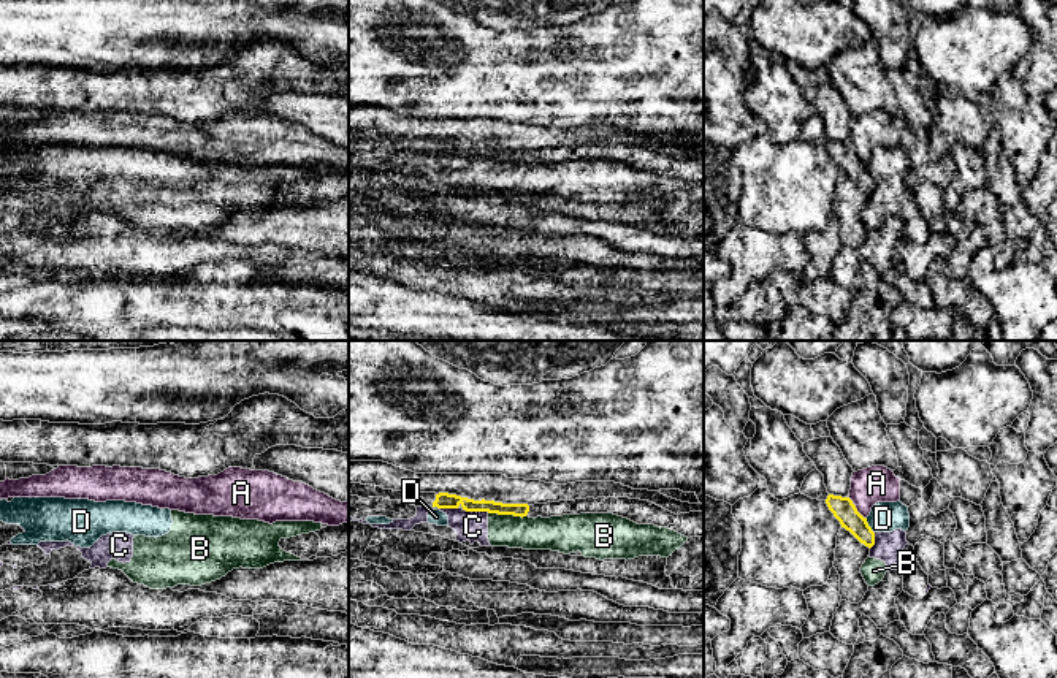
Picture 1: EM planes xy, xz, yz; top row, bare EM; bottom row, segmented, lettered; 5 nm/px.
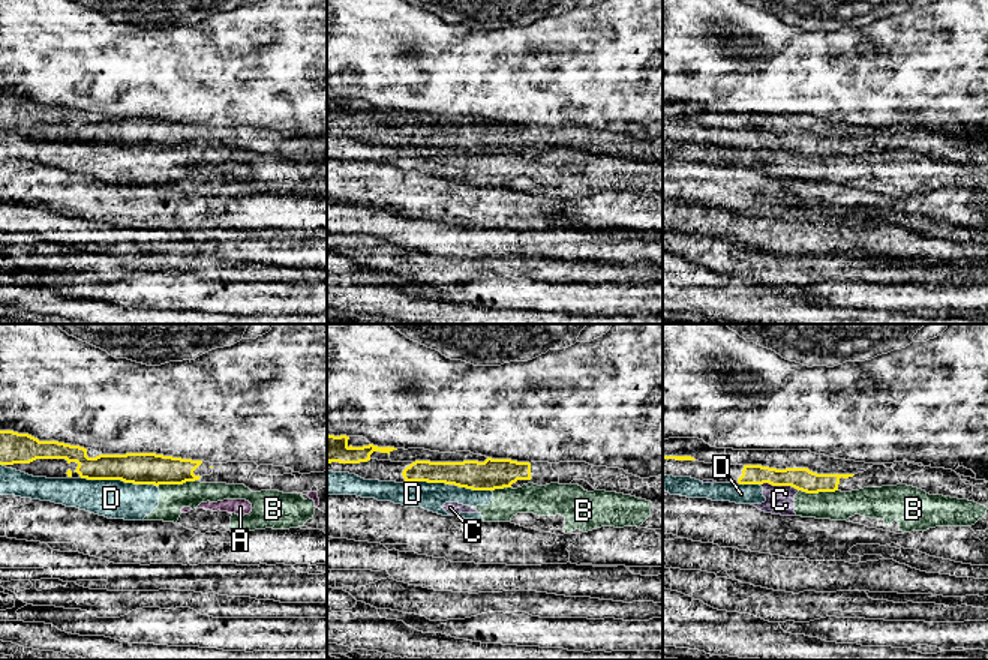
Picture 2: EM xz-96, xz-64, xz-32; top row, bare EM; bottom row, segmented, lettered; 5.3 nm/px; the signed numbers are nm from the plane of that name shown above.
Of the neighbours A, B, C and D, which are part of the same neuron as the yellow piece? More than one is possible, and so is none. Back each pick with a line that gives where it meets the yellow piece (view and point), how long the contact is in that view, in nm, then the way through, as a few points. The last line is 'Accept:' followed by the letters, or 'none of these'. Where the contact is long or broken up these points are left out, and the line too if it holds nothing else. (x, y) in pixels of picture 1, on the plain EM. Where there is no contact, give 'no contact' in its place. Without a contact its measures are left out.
Accept: none of these

